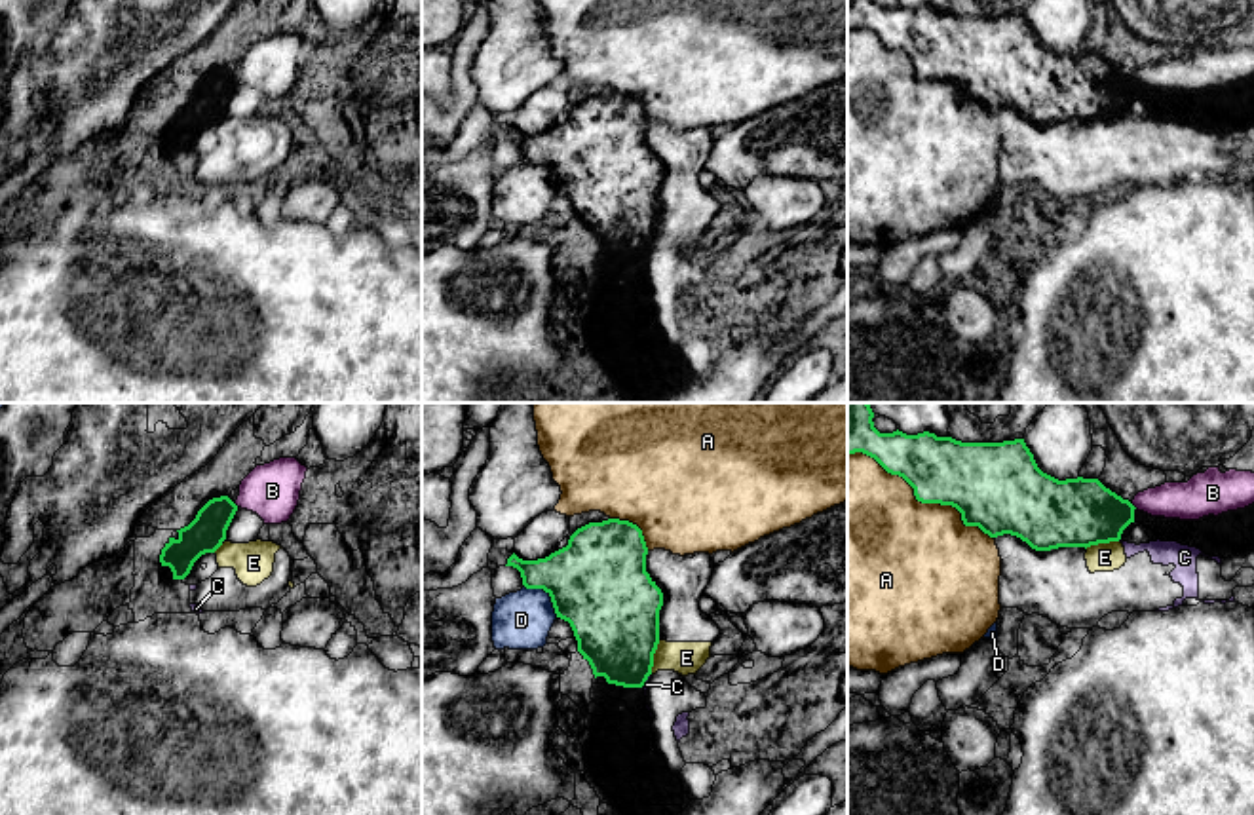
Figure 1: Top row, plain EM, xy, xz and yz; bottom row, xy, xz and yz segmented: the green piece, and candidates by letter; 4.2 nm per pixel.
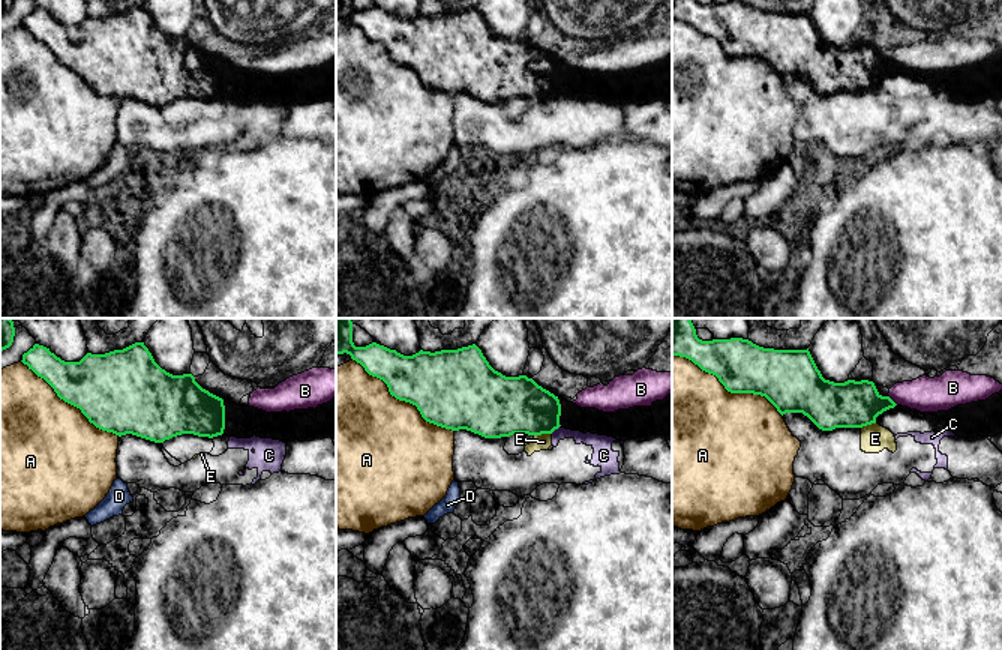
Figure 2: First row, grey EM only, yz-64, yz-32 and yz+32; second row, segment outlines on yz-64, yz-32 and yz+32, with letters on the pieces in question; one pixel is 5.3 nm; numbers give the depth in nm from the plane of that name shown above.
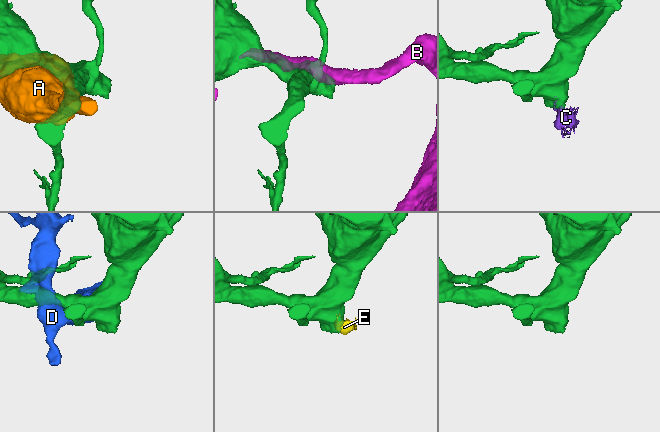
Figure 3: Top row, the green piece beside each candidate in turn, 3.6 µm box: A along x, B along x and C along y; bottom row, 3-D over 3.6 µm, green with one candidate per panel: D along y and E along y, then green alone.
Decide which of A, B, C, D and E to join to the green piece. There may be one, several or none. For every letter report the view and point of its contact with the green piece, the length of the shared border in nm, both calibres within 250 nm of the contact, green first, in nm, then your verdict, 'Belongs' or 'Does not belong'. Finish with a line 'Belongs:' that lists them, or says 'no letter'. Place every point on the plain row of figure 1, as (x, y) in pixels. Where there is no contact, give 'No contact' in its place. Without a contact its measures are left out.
A: Touches green at yz (920, 75). Shared border 700 nm. Thickness 300 nm (green) against 480 nm. Does not belong
B: Touches green at yz (1133, 80). Shared border 40 nm. Thickness 280 nm (green) against 170 nm. Does not belong
C: Touches green at xz (646, 253). Shared border 80 nm. Thickness 360 nm (green) against 20 nm. Does not belong
D: Touches green at xz (550, 170). Shared border 190 nm. Thickness 420 nm (green) against 240 nm. Does not belong
E: Touches green at xz (652, 232). Shared border 150 nm. Thickness 380 nm (green) against 140 nm. Does not belong
Belongs: no letter

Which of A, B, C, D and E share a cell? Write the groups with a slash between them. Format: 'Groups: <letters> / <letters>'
Groups: A / B / C E / D

